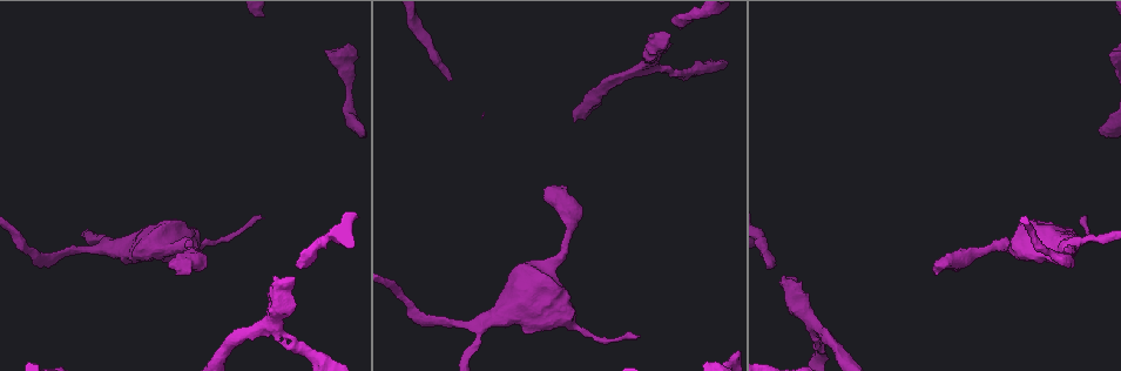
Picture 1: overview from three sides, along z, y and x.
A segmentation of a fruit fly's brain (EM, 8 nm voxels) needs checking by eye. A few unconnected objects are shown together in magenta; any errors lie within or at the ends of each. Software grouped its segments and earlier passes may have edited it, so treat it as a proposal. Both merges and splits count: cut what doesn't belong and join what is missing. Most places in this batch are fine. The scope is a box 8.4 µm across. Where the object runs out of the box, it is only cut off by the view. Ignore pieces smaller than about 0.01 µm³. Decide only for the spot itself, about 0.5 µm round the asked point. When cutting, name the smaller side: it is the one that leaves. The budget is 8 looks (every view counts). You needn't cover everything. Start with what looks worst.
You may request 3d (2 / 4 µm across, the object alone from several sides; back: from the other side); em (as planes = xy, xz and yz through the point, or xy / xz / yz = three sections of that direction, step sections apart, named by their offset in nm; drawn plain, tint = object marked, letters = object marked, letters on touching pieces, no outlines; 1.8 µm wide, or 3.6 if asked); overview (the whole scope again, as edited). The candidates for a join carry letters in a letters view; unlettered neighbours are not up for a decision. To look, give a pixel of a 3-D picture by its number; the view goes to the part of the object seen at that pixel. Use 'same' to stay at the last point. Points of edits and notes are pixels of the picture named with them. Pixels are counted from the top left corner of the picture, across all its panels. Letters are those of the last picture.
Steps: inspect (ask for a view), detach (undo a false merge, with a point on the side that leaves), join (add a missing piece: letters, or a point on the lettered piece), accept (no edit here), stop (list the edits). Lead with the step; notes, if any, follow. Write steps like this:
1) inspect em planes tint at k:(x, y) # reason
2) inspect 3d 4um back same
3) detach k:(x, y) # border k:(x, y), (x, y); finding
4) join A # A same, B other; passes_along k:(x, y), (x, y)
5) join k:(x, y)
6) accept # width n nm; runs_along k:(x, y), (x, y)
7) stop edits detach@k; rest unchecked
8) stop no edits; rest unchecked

inspect em 3.6um xz step 8 tint at 1:(544, 190) # an open end

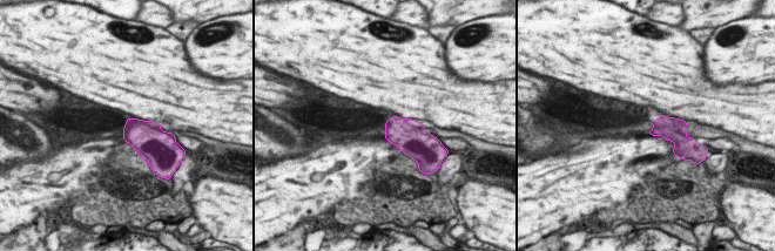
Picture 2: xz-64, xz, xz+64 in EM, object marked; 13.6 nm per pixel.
inspect em 3.6um planes tint same

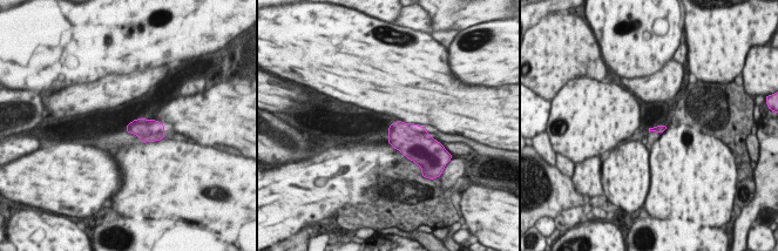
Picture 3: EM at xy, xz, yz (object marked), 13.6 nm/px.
inspect em 3.6um planes letters same # what lies round it

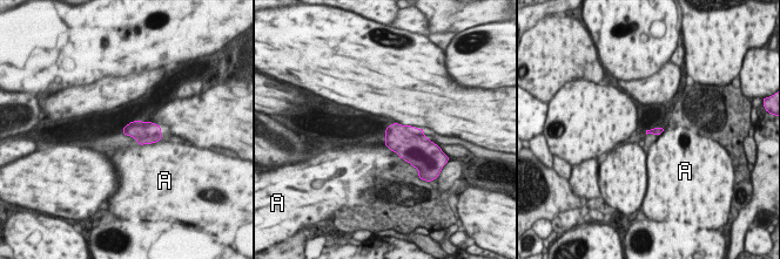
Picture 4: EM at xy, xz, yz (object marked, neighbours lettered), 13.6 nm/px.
accept # longest_contact A 280 nm; A other; border 4:(159, 141), (140, 145); none of them fits

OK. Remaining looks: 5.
inspect em xz step 16 tint at 1:(295, 277) # branch stops here

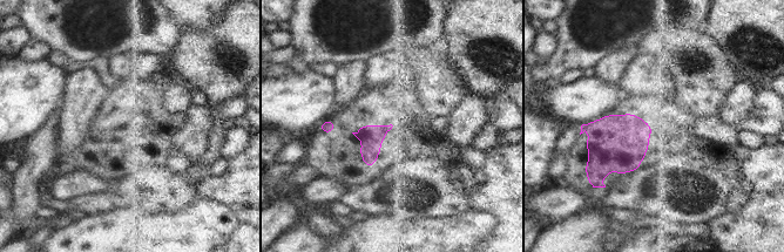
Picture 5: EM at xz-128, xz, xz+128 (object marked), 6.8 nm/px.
inspect em planes letters same

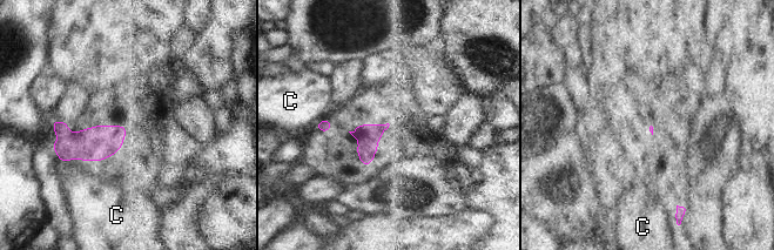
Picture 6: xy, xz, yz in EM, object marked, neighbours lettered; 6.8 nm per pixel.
accept # longest_contact C 280 nm; C other; no lettered piece goes on from it

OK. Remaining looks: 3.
inspect em planes letters at 1:(483, 319) # small branch off a trunk

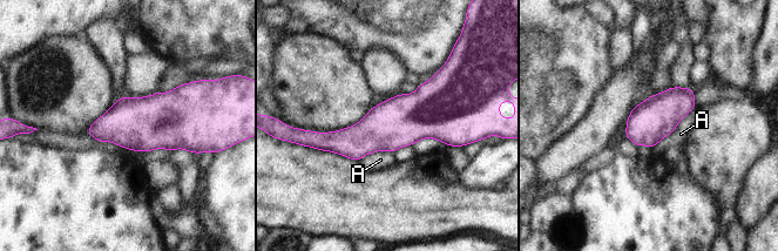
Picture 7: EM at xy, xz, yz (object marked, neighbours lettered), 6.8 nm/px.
accept # A other; continuous, no second cell

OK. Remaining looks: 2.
stop no edits; rest unchecked

